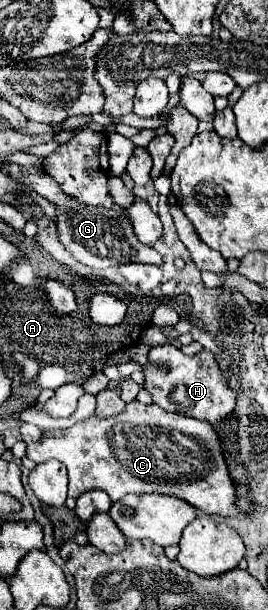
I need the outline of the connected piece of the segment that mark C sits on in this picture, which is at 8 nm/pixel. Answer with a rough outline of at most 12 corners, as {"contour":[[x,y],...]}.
{"contour":[[134,400],[30,444],[94,488],[248,518],[218,432]]}

